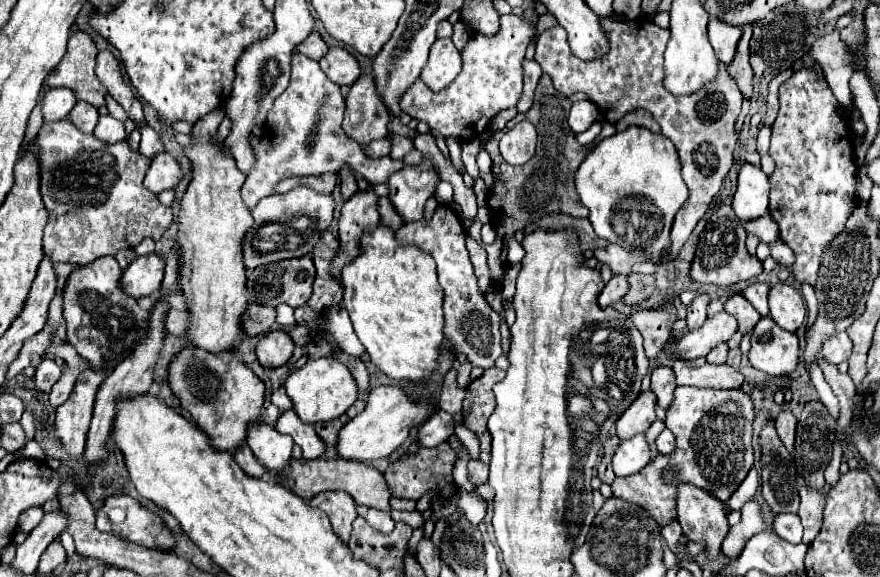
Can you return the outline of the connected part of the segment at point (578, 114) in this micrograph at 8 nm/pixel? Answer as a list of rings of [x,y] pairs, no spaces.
[[[575,101],[569,113],[569,127],[573,133],[587,131],[599,117],[599,109],[591,101]]]

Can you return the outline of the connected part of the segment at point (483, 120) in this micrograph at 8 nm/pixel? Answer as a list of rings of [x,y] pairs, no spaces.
[[[513,13],[501,15],[501,27],[495,35],[471,31],[469,41],[461,53],[463,69],[457,75],[457,79],[439,93],[433,93],[419,79],[401,99],[403,113],[407,113],[411,119],[427,121],[431,133],[441,135],[445,139],[455,137],[459,141],[469,141],[481,137],[489,129],[491,119],[499,111],[517,105],[523,87],[521,63],[525,59],[525,49],[535,35],[537,35],[537,25]]]

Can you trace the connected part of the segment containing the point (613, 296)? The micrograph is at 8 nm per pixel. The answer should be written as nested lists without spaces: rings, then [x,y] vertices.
[[[613,275],[609,279],[609,283],[605,285],[605,289],[601,291],[599,295],[599,301],[603,307],[607,305],[613,305],[615,301],[623,299],[623,295],[629,291],[629,283],[627,283],[627,277],[625,275]]]

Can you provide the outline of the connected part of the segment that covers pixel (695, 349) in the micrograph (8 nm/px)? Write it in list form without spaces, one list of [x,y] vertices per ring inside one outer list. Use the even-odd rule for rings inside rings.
[[[717,313],[709,317],[699,329],[685,331],[679,339],[675,339],[669,347],[669,355],[673,359],[697,359],[705,357],[709,349],[713,349],[721,341],[729,341],[737,331],[737,321],[729,313]]]

